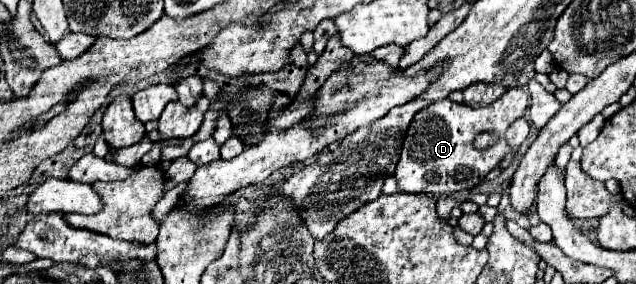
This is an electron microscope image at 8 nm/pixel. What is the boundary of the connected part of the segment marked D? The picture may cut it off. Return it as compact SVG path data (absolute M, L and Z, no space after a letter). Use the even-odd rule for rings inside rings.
M515 87L509 89L503 99L497 99L497 103L491 103L489 107L469 107L459 105L449 99L437 101L425 111L419 111L407 131L401 159L397 163L395 179L403 193L455 193L455 191L471 191L477 187L489 171L493 171L501 159L507 155L509 145L505 141L505 131L509 125L525 117L525 111L529 107L529 95L527 91ZM479 133L493 133L497 135L497 143L489 149L475 149L473 141Z

